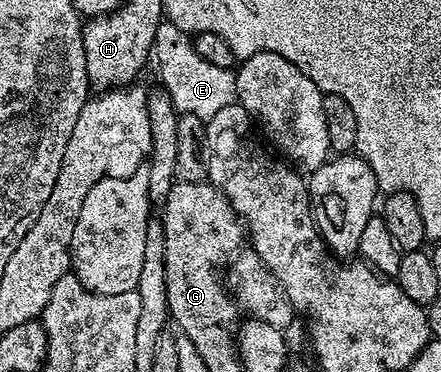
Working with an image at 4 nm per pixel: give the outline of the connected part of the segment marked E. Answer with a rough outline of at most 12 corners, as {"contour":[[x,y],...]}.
{"contour":[[160,22],[153,50],[180,114],[210,119],[238,98],[235,73]]}

